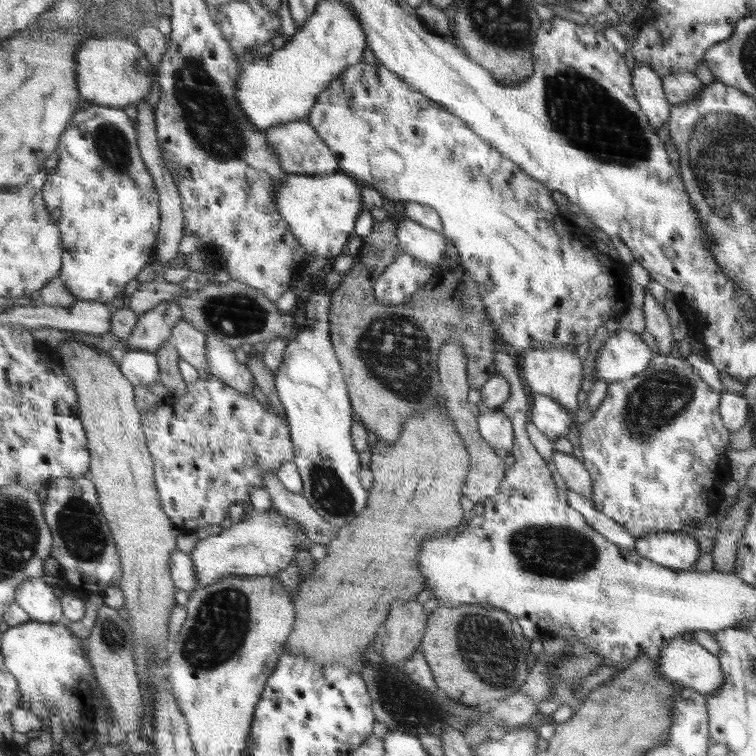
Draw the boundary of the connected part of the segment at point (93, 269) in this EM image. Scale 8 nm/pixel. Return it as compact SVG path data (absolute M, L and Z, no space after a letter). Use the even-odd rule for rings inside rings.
M91 103L88 108L75 114L74 121L59 146L60 162L48 173L47 183L42 191L51 215L61 226L63 234L65 253L61 277L67 282L68 288L82 300L108 304L123 293L126 284L140 274L150 257L155 254L159 226L162 224L159 193L154 176L143 162L142 153L138 154L138 147L136 132L122 108L118 110ZM108 132L110 136L124 140L116 144L98 144L96 140L108 136Z

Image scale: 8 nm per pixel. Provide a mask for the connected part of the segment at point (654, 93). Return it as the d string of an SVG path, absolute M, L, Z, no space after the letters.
M635 64L632 86L635 87L639 106L649 118L652 128L667 124L671 104L664 94L661 78L652 70L650 64Z

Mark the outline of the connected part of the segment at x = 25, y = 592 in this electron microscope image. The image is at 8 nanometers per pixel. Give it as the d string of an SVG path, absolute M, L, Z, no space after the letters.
M42 578L27 580L17 592L16 602L30 614L33 621L40 623L66 621L62 598L58 598L54 588Z

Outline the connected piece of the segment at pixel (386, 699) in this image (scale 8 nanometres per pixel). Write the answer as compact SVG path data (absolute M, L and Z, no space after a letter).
M375 644L370 645L363 654L365 661L361 670L361 676L367 683L367 689L371 691L371 698L374 701L376 720L386 724L390 731L400 731L413 735L434 734L439 735L450 726L461 733L471 722L479 722L483 716L484 705L465 705L456 699L447 698L441 692L431 693L417 685L408 677L402 666L391 665L383 654L376 648Z

